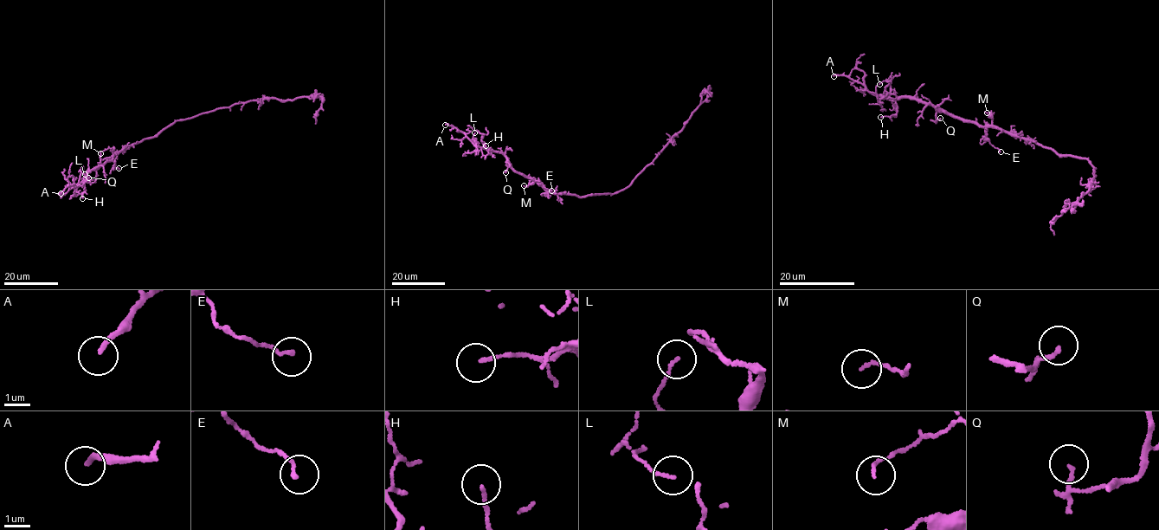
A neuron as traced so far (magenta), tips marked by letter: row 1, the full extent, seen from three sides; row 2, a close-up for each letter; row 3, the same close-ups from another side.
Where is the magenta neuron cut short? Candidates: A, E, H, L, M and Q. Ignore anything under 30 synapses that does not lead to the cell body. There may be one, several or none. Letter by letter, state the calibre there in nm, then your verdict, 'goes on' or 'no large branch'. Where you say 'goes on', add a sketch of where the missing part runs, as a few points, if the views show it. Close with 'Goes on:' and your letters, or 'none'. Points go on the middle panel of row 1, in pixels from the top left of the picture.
A: calibre 170 nm; goes on
E: calibre 140 nm; no large branch
H: calibre 120 nm; no large branch
L: calibre 80 nm; no large branch
M: calibre 100 nm; no large branch
Q: calibre 150 nm; no large branch
Goes on: A

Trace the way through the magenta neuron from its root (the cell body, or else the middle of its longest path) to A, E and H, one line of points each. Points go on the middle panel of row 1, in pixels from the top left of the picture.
A: (595, 195), (578, 197), (550, 193), (515, 171), (502, 153), (478, 146), (461, 132), (445, 125)
E: (595, 195), (578, 197), (552, 193), (536, 181), (551, 190)
H: (595, 195), (578, 197), (550, 193), (515, 171), (502, 153), (484, 147), (488, 151), (486, 145)

